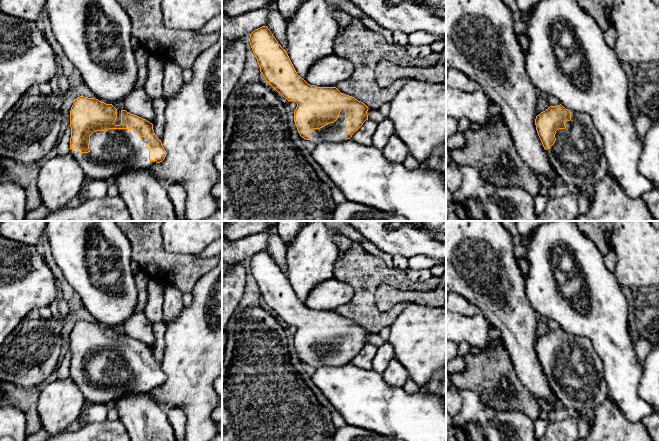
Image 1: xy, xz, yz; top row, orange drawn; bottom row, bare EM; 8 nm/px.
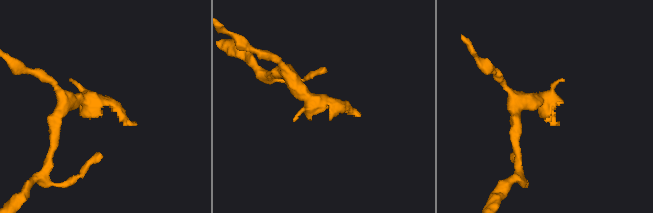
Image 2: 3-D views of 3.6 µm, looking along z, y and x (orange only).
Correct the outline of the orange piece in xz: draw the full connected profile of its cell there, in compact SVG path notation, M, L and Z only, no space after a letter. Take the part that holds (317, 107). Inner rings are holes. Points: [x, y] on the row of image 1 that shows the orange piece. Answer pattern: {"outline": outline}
{"outline": "M267 26L255 29L249 38L264 79L285 99L297 103L294 122L300 136L315 145L321 141L341 142L352 135L368 120L368 107L352 96L341 93L336 87L317 87L301 78L287 52L281 47Z"}

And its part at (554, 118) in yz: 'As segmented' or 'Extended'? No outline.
Extended

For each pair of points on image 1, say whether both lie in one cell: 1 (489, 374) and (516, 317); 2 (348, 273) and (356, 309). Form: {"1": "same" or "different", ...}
{"1": "different", "2": "same"}

